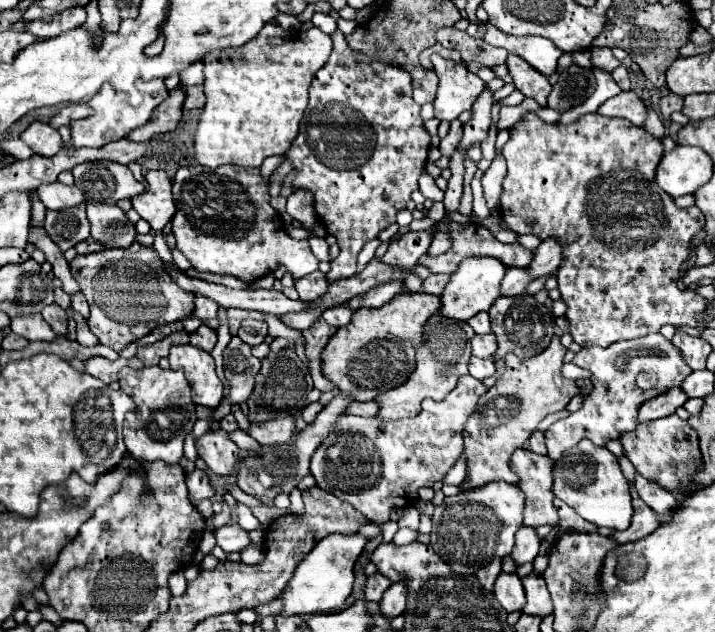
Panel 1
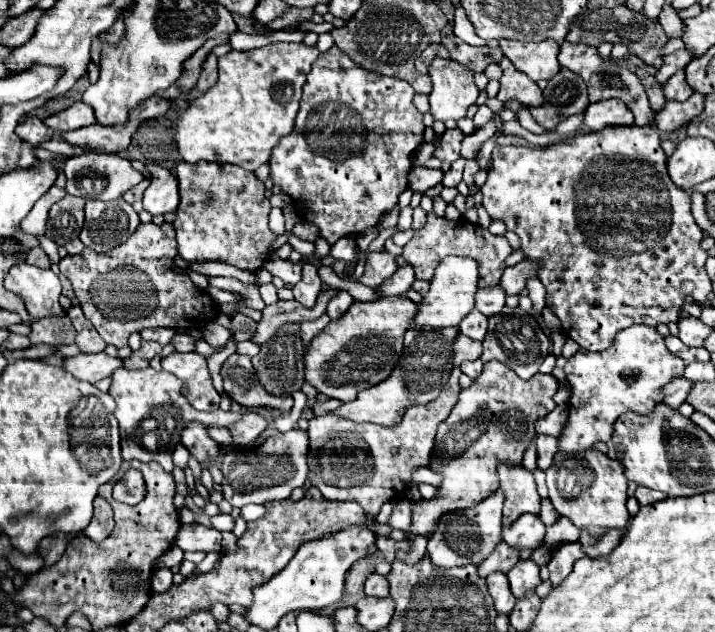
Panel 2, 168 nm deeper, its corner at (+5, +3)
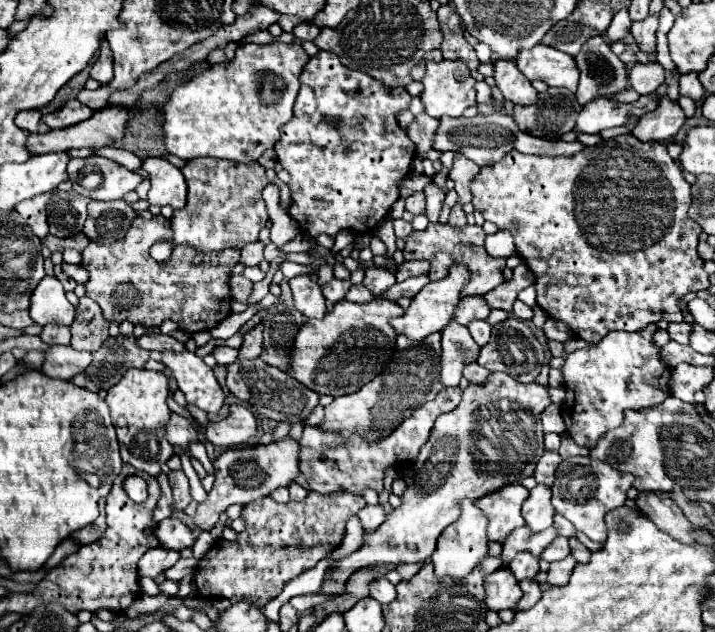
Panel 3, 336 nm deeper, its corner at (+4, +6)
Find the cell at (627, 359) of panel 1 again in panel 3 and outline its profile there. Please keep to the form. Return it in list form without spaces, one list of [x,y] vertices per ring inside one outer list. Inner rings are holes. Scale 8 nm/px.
[[[656,324],[632,334],[614,330],[596,346],[588,346],[566,356],[562,366],[566,390],[562,418],[566,434],[580,446],[594,448],[608,430],[622,424],[624,410],[650,408],[670,396],[672,368],[662,362],[660,346],[654,342],[656,330]]]

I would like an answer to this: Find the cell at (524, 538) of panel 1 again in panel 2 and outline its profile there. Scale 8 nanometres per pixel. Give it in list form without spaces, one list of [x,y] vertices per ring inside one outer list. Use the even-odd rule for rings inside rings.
[[[525,513],[513,523],[513,527],[503,529],[501,537],[507,545],[519,547],[519,549],[525,549],[525,547],[535,549],[541,543],[541,539],[545,537],[545,525],[539,519],[539,515]]]

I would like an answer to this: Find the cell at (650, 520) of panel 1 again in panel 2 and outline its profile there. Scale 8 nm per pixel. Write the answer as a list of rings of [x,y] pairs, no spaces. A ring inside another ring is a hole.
[[[609,529],[603,537],[591,539],[591,537],[587,535],[587,531],[581,531],[579,543],[581,543],[581,547],[585,549],[585,555],[587,555],[587,557],[597,559],[597,557],[601,557],[601,555],[609,555],[609,553],[615,549],[615,545],[617,545],[617,541],[621,539],[623,533],[625,533],[623,529]]]

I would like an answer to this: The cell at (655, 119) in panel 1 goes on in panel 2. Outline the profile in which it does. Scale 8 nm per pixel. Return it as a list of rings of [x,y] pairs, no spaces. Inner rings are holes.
[[[561,43],[561,53],[559,53],[559,63],[561,67],[571,69],[573,73],[577,73],[585,85],[587,85],[587,97],[591,103],[603,101],[603,99],[621,99],[625,101],[625,105],[633,111],[635,115],[635,125],[643,127],[643,125],[651,125],[653,123],[653,111],[649,107],[647,95],[645,95],[645,87],[641,85],[641,81],[637,79],[637,75],[633,71],[629,71],[627,67],[619,65],[613,59],[601,59],[597,53],[597,47],[589,47],[589,45],[573,45],[573,43]]]

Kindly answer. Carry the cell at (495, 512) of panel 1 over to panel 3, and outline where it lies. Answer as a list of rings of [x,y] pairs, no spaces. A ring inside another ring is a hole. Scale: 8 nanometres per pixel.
[[[464,500],[462,502],[462,514],[460,518],[450,524],[438,538],[436,550],[432,554],[432,564],[434,564],[434,574],[438,578],[442,576],[452,576],[452,578],[464,578],[468,576],[474,566],[488,556],[488,536],[486,536],[486,528],[488,528],[488,516],[484,510],[480,510],[474,500]]]

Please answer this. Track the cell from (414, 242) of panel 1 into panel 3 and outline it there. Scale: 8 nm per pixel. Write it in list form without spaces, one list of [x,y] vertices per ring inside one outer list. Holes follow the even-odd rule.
[[[370,266],[364,270],[364,280],[362,284],[372,290],[374,294],[382,294],[386,288],[390,288],[396,282],[394,272],[390,272],[388,268],[380,268],[380,266]]]

